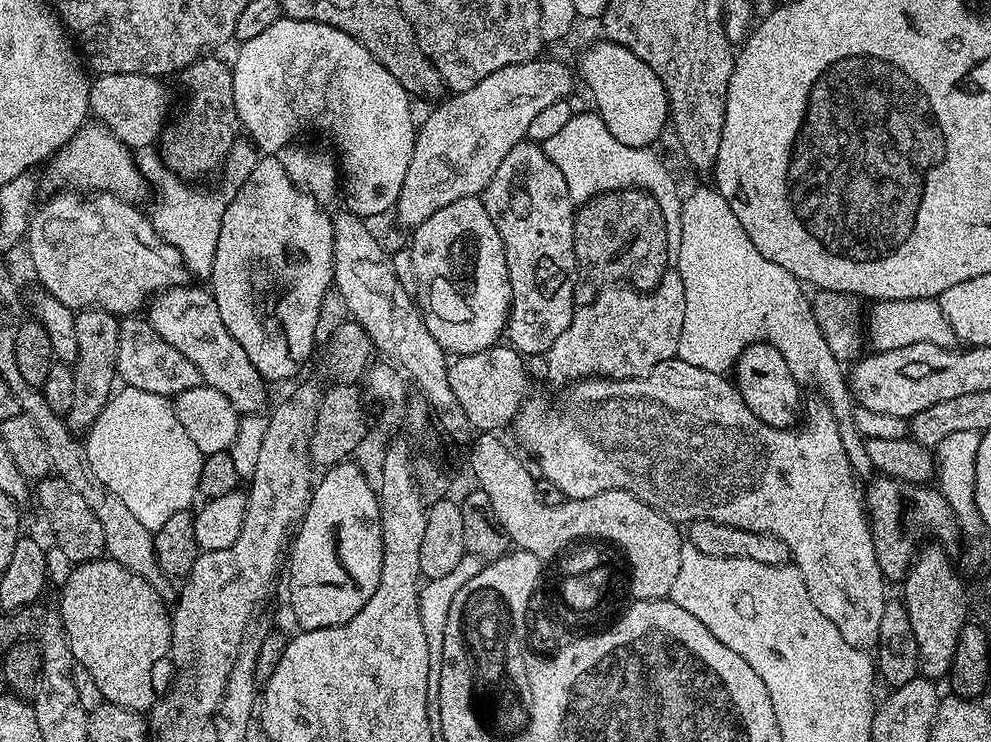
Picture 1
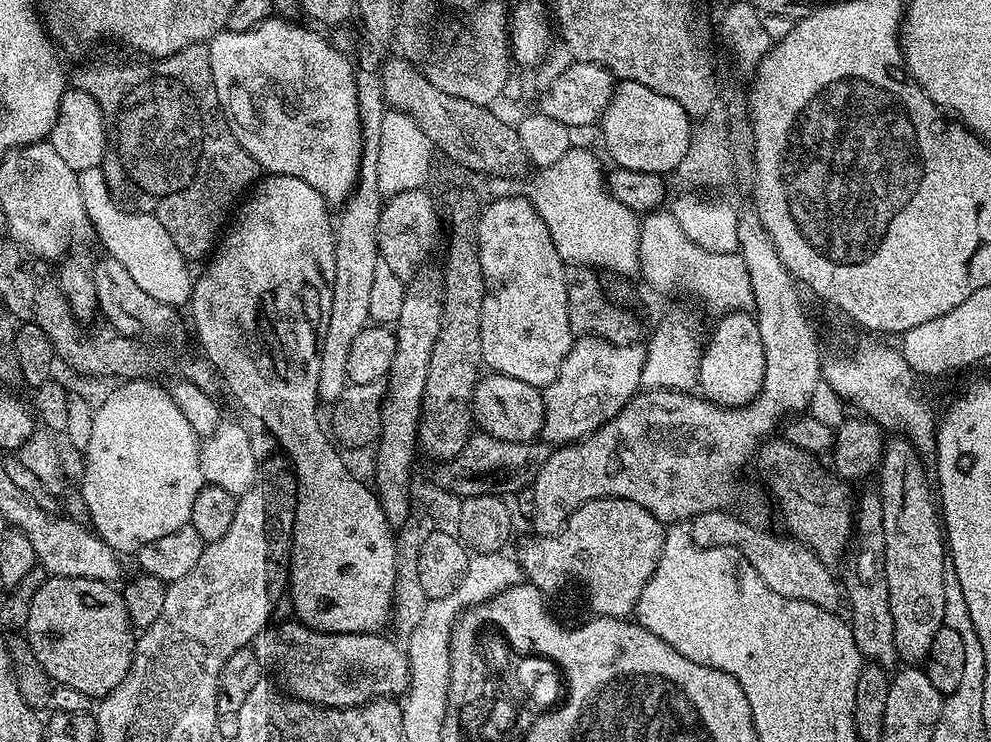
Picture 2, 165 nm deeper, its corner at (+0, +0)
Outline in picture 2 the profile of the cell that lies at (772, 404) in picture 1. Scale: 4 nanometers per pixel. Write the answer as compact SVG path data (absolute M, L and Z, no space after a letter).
M725 311L712 337L706 340L700 356L699 391L703 397L724 408L751 404L762 390L764 354L759 322L751 311Z

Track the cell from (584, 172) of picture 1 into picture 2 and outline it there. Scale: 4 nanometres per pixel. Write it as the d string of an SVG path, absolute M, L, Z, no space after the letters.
M571 148L558 162L541 167L526 194L546 223L555 249L567 265L593 260L629 272L640 256L641 219L611 195L597 158L588 150Z

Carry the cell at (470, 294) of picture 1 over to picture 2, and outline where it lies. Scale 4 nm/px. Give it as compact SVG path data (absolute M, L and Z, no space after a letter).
M423 187L406 190L396 196L387 197L380 209L380 224L376 227L376 237L380 240L380 258L383 267L389 268L396 276L411 277L424 260L424 255L432 248L432 239L440 228L436 208Z

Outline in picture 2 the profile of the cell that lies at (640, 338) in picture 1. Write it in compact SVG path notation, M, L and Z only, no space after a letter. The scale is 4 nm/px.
M584 340L567 359L568 362L560 369L558 378L543 391L544 426L540 436L545 443L552 446L563 446L585 439L605 422L612 420L639 393L642 376L646 374L646 352L638 346L622 347L596 340Z

